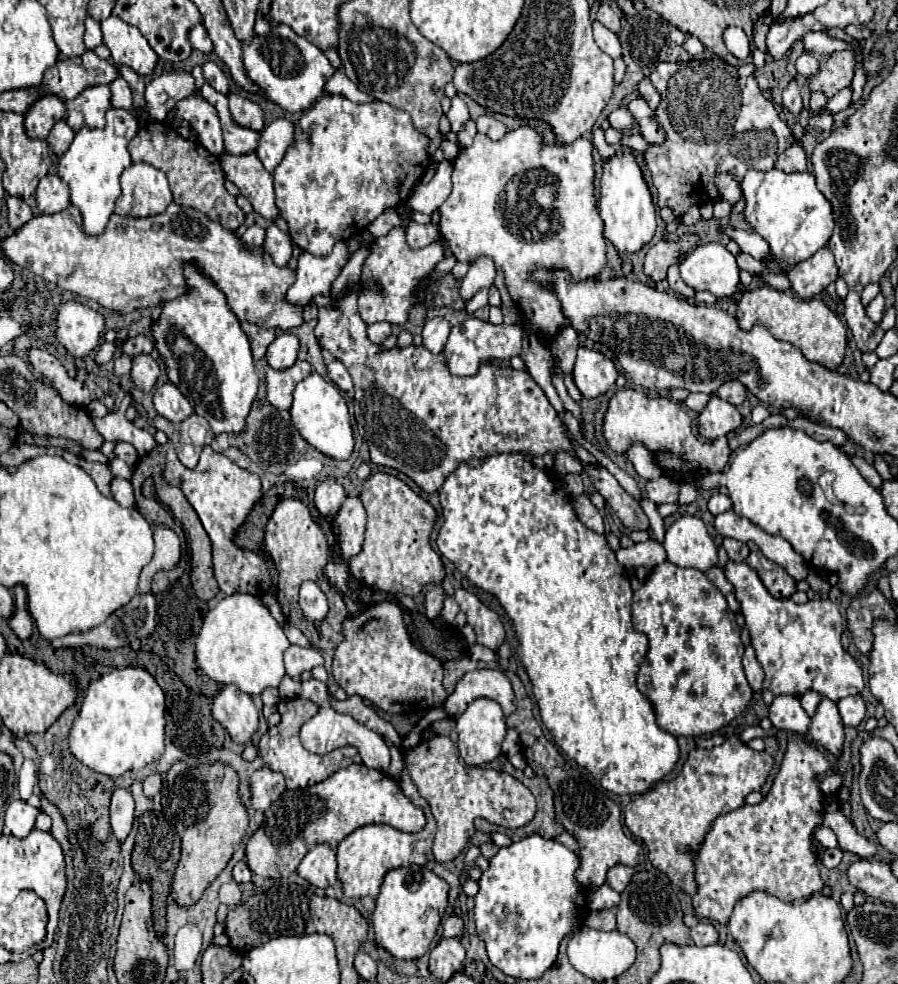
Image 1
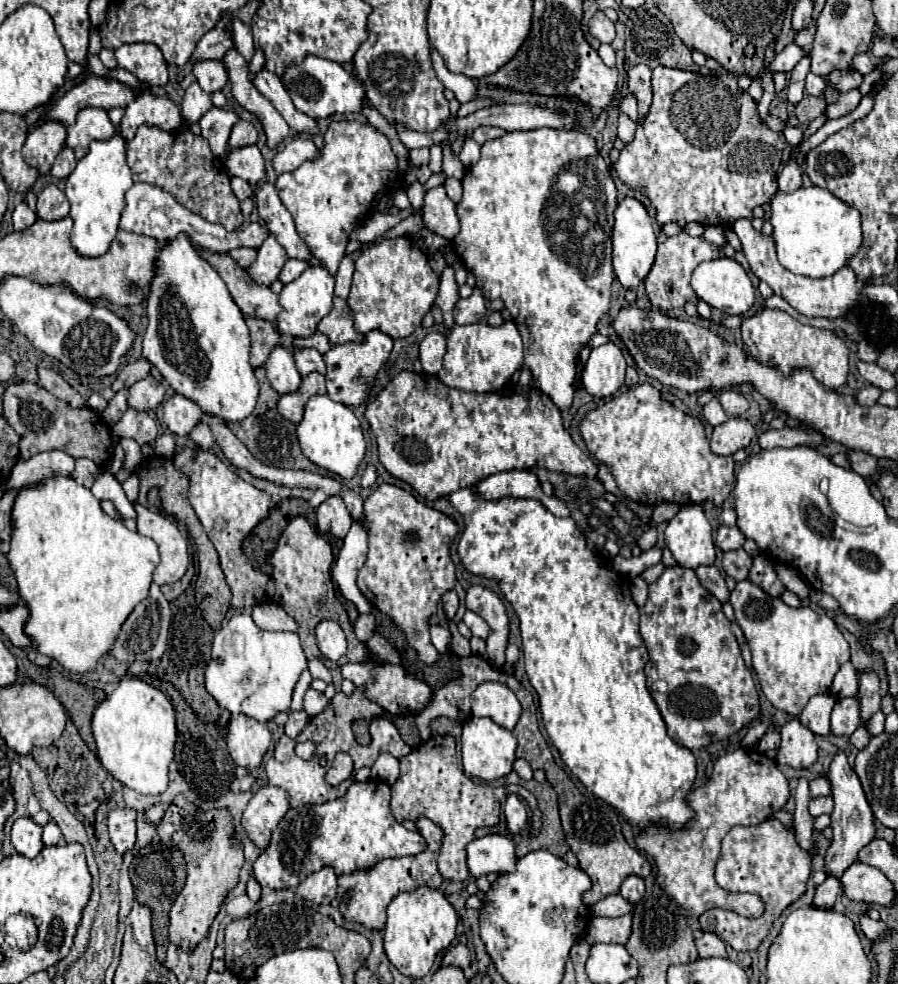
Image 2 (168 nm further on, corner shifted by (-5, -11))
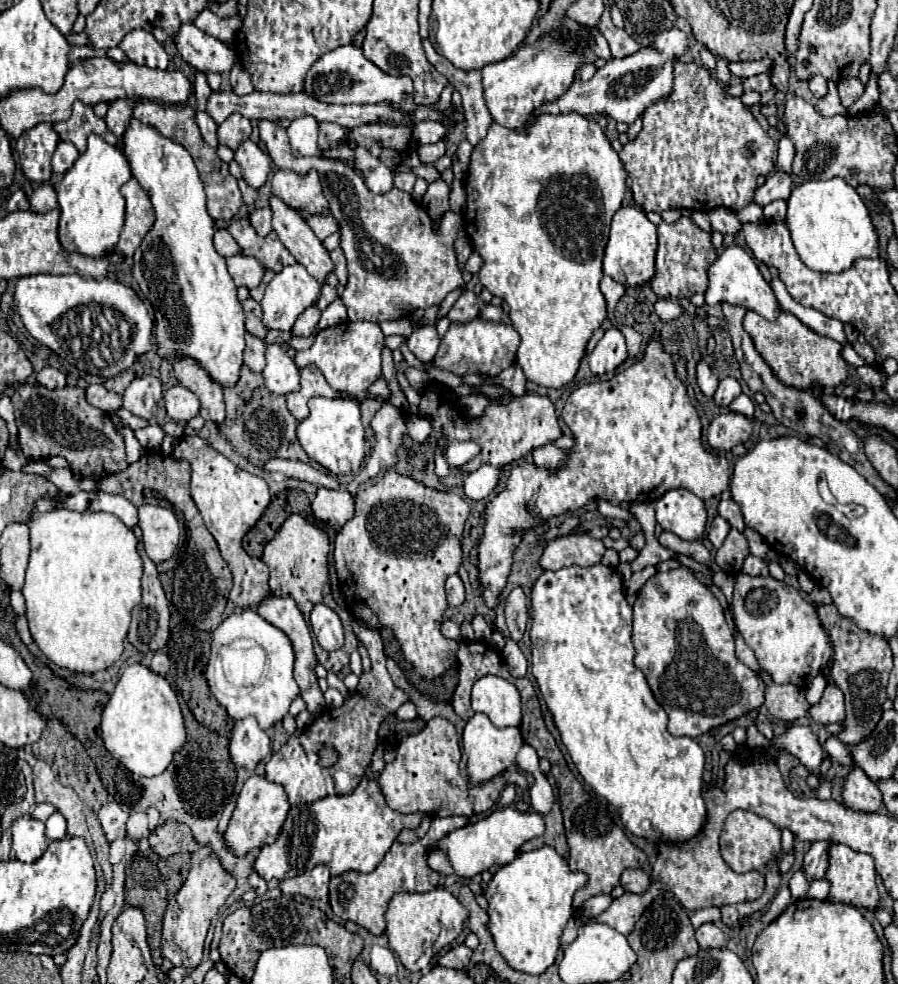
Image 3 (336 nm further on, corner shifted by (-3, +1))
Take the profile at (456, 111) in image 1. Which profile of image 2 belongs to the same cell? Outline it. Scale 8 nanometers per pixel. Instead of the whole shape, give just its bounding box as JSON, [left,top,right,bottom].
[431,50,477,104]

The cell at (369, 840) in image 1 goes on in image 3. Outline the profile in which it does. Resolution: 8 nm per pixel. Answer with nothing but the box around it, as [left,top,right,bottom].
[329,816,467,936]

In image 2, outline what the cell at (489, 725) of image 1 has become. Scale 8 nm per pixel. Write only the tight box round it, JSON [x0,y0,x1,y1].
[461,716,517,782]

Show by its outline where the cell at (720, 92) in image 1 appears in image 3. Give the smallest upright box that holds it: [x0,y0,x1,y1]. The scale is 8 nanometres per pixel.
[619,62,775,212]

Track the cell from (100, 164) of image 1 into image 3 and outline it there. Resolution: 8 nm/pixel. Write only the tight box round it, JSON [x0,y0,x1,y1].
[57,134,131,258]

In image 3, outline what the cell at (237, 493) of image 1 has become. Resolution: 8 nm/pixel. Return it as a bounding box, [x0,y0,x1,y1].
[173,436,271,608]

